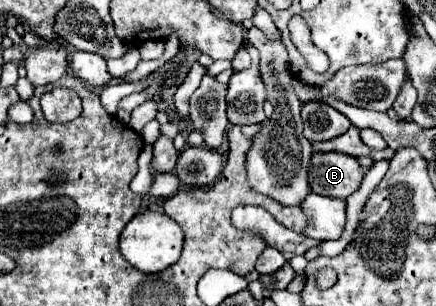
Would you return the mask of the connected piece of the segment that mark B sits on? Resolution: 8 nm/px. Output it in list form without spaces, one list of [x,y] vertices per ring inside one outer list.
[[[327,152],[327,154],[313,154],[311,158],[309,186],[313,192],[321,196],[347,198],[361,186],[361,180],[363,180],[363,168],[353,156]]]

